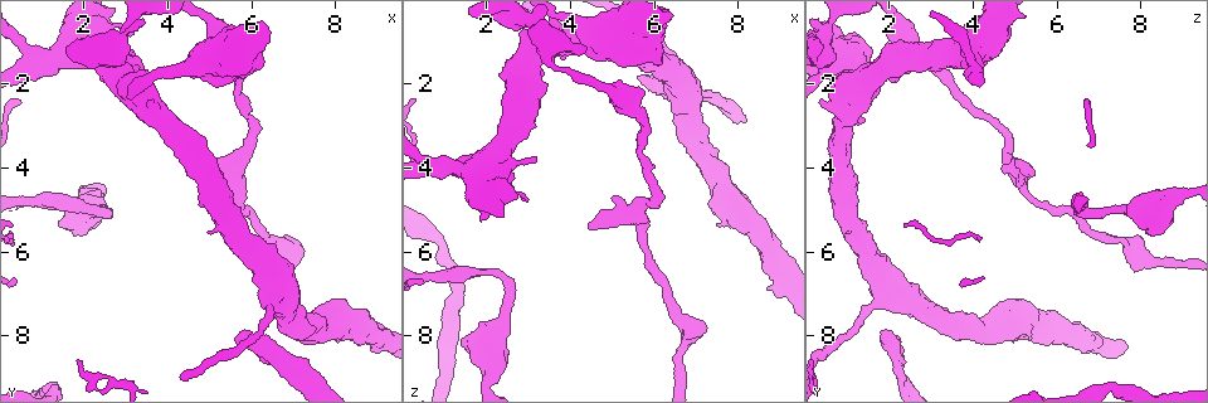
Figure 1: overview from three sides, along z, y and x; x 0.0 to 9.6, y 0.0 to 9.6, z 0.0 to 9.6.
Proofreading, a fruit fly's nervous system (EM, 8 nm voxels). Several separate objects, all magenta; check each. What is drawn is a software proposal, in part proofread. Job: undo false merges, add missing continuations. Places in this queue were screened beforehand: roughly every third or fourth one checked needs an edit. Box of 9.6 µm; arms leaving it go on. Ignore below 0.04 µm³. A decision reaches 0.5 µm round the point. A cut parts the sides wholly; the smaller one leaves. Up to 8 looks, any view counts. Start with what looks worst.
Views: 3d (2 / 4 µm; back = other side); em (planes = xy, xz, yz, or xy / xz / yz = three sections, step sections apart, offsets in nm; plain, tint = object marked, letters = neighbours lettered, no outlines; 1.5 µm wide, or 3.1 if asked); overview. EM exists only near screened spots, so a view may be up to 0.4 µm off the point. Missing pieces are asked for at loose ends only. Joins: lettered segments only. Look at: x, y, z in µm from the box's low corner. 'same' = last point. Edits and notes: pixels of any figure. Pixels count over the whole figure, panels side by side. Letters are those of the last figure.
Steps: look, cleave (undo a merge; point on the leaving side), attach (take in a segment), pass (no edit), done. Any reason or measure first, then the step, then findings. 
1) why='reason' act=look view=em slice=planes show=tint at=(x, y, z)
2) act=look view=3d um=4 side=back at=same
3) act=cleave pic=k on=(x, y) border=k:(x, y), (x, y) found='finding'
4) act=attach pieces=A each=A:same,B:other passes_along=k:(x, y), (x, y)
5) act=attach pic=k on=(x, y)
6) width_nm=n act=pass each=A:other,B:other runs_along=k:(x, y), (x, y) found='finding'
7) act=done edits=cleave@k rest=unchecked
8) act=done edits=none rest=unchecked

why='an open end' act=look view=em slice=planes show=letters at=(5.60, 8.15, 1.85)

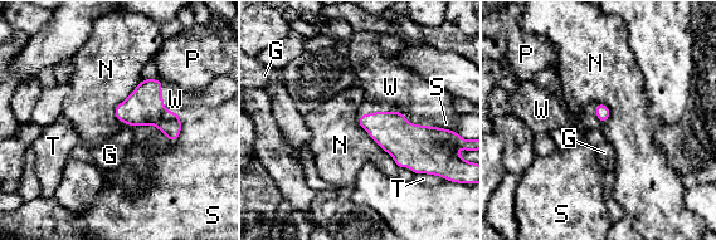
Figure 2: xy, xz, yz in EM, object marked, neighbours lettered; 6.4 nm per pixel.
act=attach pieces=W each=G:other,N:other,P:other,S:other,T:other,W:same passes_along=2:(415, 146), (398, 112), (390, 87) found='it goes on there'

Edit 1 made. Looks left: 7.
why='stops while still wide' act=look view=3d um=4 at=(4.40, 4.05, 5.45)

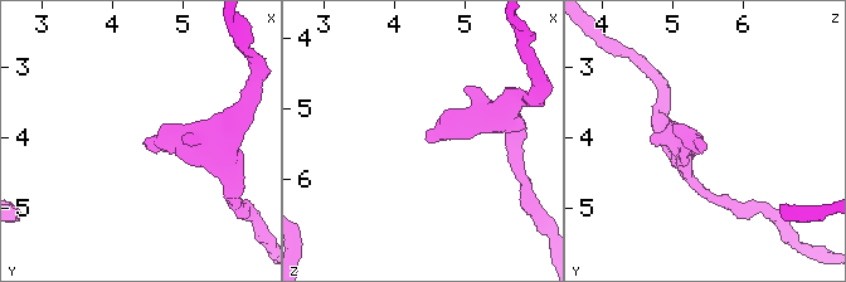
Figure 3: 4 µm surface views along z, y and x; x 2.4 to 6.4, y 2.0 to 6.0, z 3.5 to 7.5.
act=look view=em slice=planes show=letters at=(4.45, 4.10, 5.50)

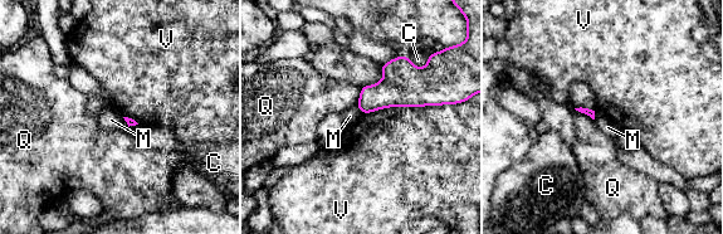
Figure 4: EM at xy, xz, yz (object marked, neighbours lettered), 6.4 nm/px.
longest_contact=V:550nm act=pass each=C:other,M:other,Q:other,V:other border=4:(594, 111), (595, 118) found='none of them fits'

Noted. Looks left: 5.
act=done edits=attach@2 rest=unchecked

